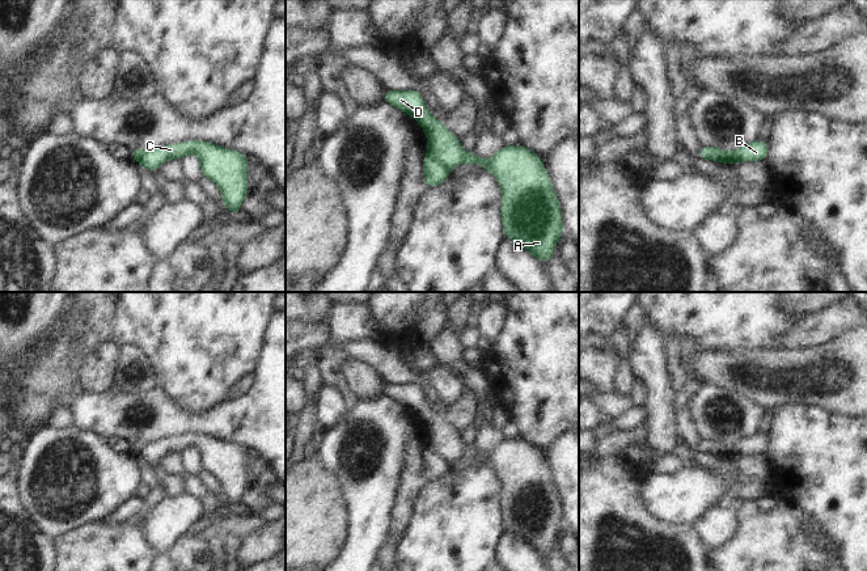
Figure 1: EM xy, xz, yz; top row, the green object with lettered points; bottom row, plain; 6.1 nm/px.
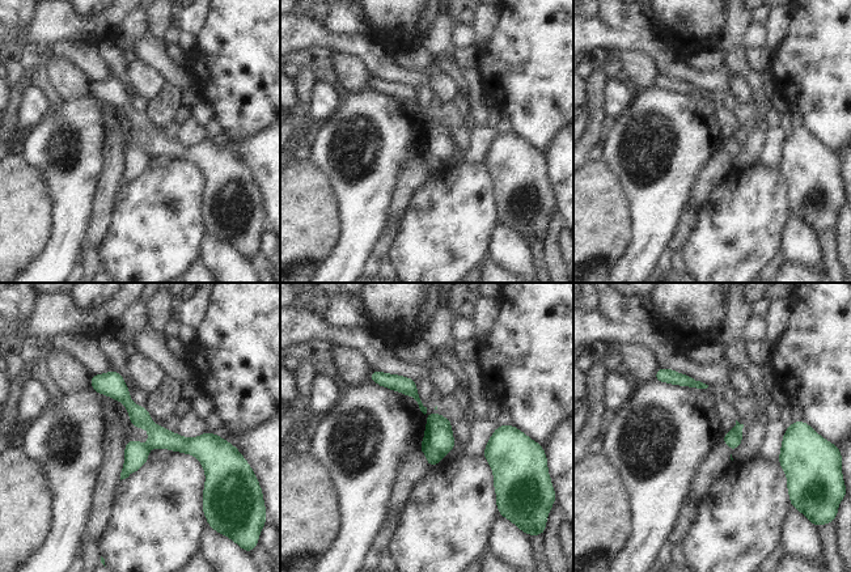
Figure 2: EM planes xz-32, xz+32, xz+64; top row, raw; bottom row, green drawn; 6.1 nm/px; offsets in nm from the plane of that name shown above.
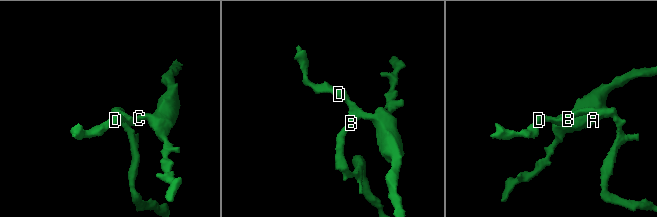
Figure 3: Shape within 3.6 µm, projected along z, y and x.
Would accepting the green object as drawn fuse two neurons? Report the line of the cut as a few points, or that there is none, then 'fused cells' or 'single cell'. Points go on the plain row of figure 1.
cut in xz along (428, 445), (448, 464); fused cells

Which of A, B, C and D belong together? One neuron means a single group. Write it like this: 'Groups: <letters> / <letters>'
Groups: A C D / B.

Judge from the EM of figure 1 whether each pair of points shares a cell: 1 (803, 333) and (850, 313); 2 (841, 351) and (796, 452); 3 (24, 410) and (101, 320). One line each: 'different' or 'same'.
1: same
2: different
3: same

